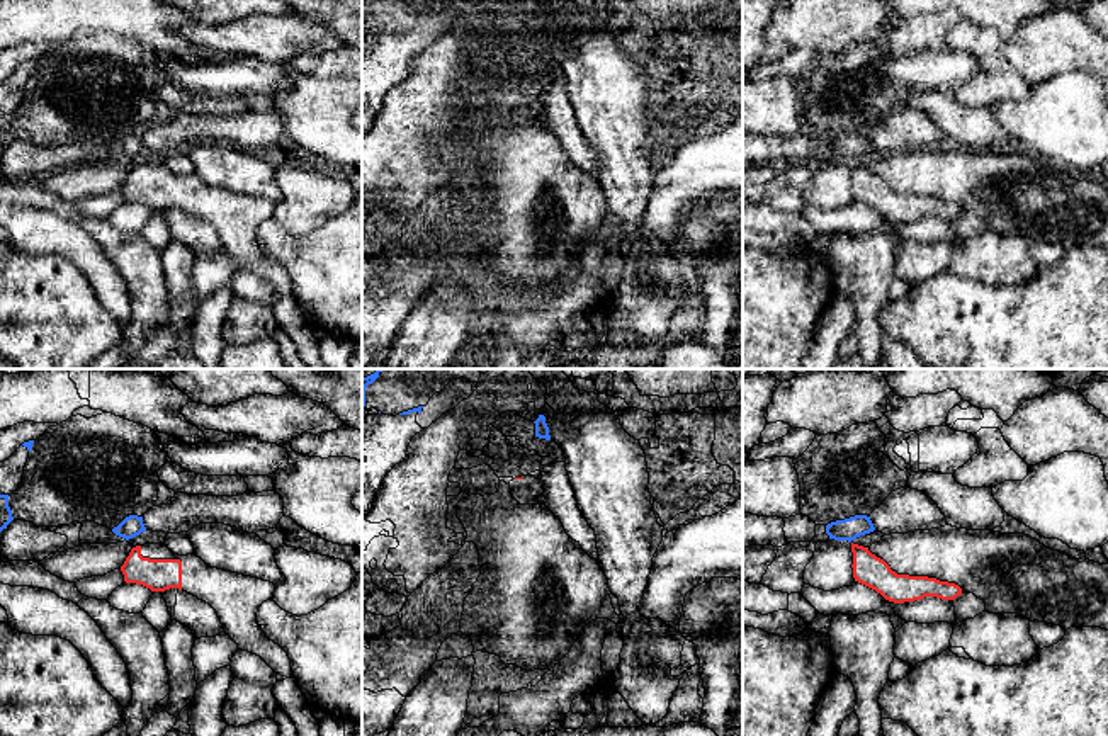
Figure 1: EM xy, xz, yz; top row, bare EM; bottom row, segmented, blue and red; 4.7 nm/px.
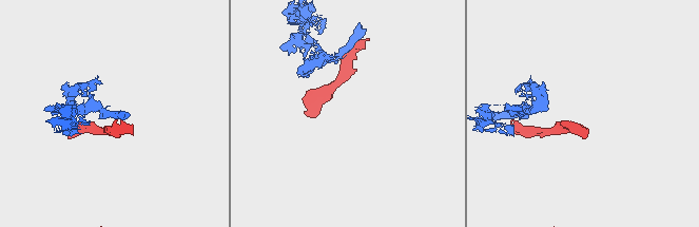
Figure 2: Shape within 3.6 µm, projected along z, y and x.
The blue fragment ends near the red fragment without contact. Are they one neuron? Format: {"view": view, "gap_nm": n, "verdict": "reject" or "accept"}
{"view": "yz", "gap_nm": 0, "verdict": "reject"}

